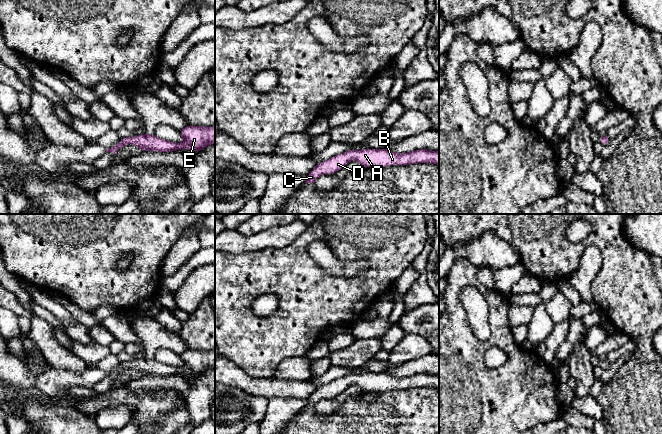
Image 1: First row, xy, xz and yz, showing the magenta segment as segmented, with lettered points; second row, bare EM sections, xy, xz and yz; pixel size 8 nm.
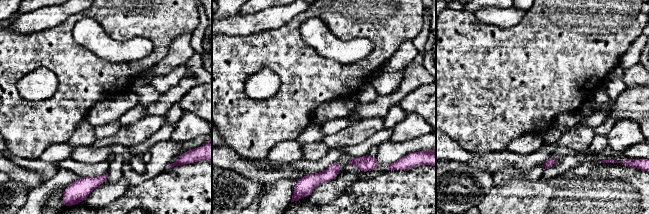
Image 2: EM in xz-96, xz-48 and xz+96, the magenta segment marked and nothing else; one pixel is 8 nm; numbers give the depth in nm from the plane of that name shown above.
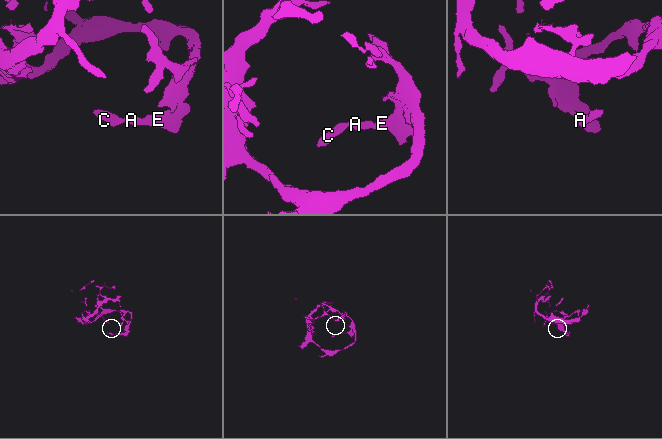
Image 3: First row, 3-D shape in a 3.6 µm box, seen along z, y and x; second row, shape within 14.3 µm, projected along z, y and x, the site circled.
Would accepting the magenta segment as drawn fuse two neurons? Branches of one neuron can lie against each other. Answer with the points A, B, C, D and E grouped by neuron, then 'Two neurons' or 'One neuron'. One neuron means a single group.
Groups: A B C D E. One neuron

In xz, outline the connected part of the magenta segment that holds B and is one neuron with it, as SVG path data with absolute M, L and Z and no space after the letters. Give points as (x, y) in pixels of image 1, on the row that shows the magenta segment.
M386 148L350 149L316 164L312 171L307 174L304 183L315 183L319 176L336 173L353 160L358 161L363 168L385 167L391 165L408 166L419 163L433 163L439 166L439 151L417 149L407 153L396 153Z

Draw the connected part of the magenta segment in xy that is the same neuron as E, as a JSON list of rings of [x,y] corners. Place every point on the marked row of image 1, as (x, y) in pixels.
[[[188,125],[180,130],[180,136],[183,144],[160,139],[155,134],[144,133],[139,136],[122,137],[122,140],[106,149],[106,152],[116,153],[121,147],[134,144],[142,151],[173,152],[181,149],[190,151],[202,151],[208,145],[215,143],[215,126],[193,126]]]

